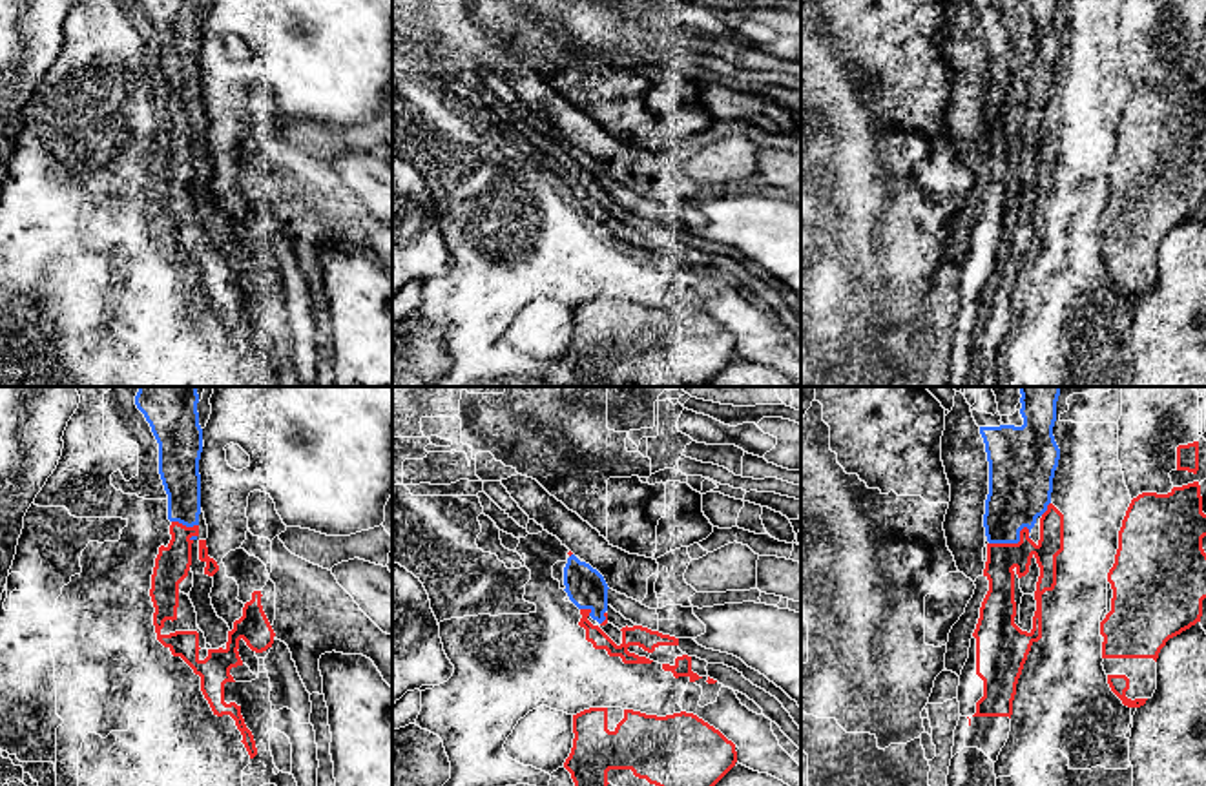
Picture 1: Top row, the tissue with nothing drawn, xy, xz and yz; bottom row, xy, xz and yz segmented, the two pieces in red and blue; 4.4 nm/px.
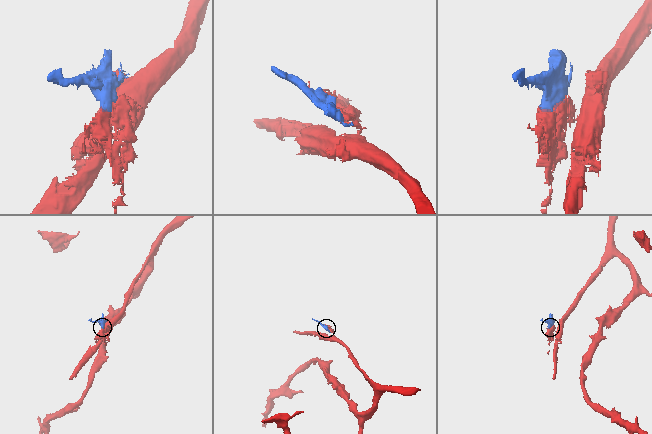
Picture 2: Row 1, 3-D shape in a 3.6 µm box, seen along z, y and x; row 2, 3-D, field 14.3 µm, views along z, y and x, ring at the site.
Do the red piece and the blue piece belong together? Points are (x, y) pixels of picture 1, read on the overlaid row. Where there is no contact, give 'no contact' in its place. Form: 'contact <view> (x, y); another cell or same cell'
contact yz (1013, 544); another cell

